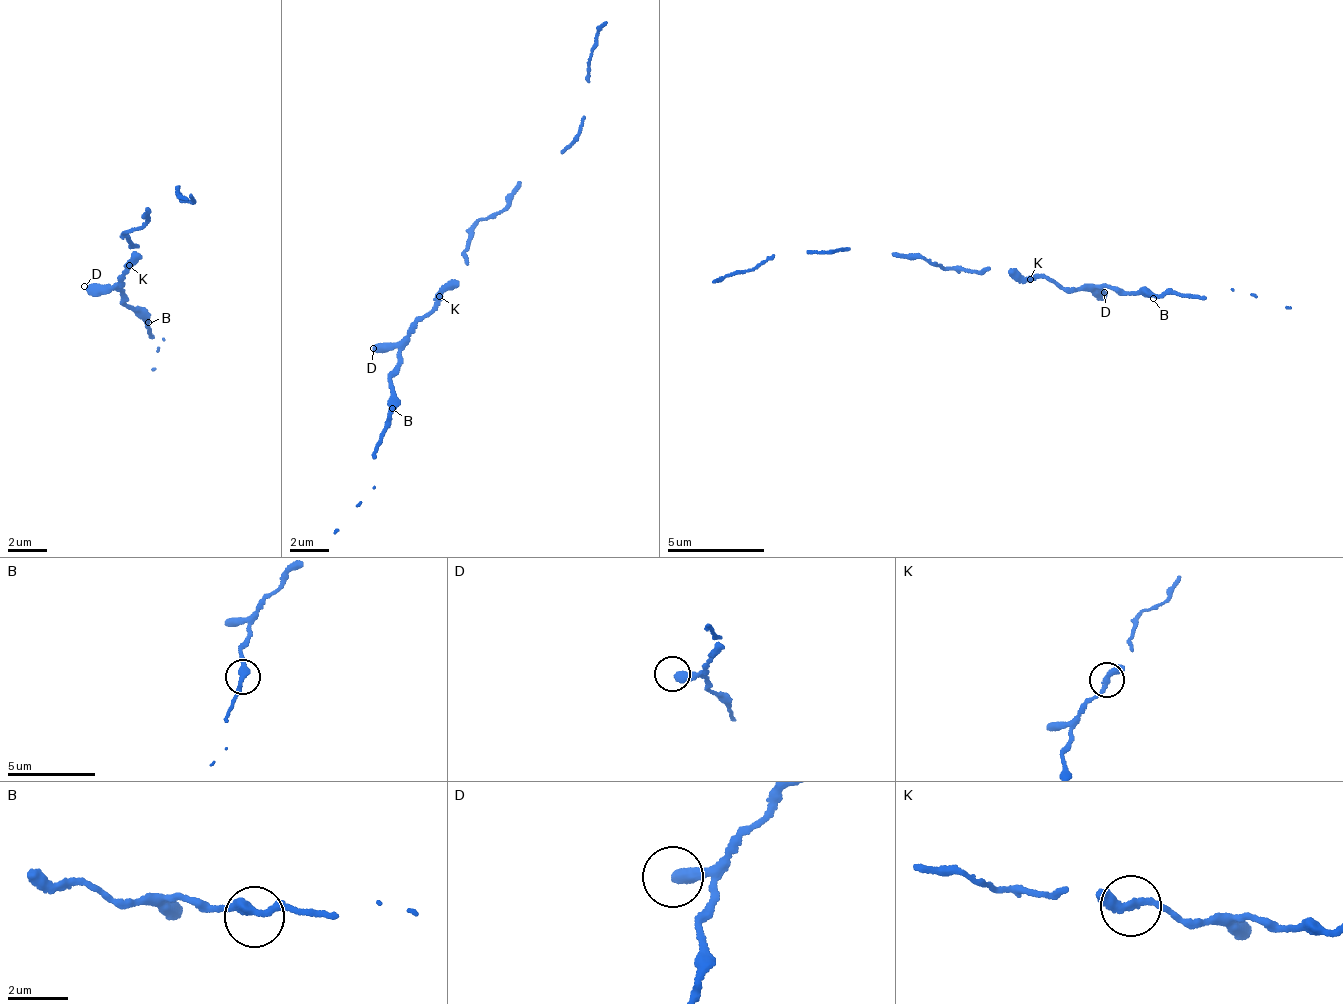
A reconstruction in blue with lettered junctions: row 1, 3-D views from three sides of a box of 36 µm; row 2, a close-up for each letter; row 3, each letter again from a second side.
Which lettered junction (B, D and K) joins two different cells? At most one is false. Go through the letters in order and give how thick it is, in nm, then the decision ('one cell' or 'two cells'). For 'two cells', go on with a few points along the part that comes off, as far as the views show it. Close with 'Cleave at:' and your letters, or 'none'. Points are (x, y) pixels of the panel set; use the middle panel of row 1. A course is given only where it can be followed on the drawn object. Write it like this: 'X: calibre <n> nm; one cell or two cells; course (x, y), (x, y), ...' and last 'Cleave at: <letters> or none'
B: calibre 320 nm; one cell
D: calibre 440 nm; one cell
K: calibre 400 nm; one cell
Cleave at: none

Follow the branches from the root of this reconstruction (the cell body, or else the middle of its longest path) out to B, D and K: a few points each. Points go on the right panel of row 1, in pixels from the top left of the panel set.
B: (1008, 269), (1018, 269), (1025, 275), (1047, 275), (1060, 285), (1114, 285), (1125, 294), (1146, 291), (1153, 298)
D: (1008, 269), (1018, 269), (1025, 275), (1049, 276), (1062, 286), (1084, 289), (1090, 285), (1104, 292)
K: (1008, 269), (1018, 269), (1031, 280)

